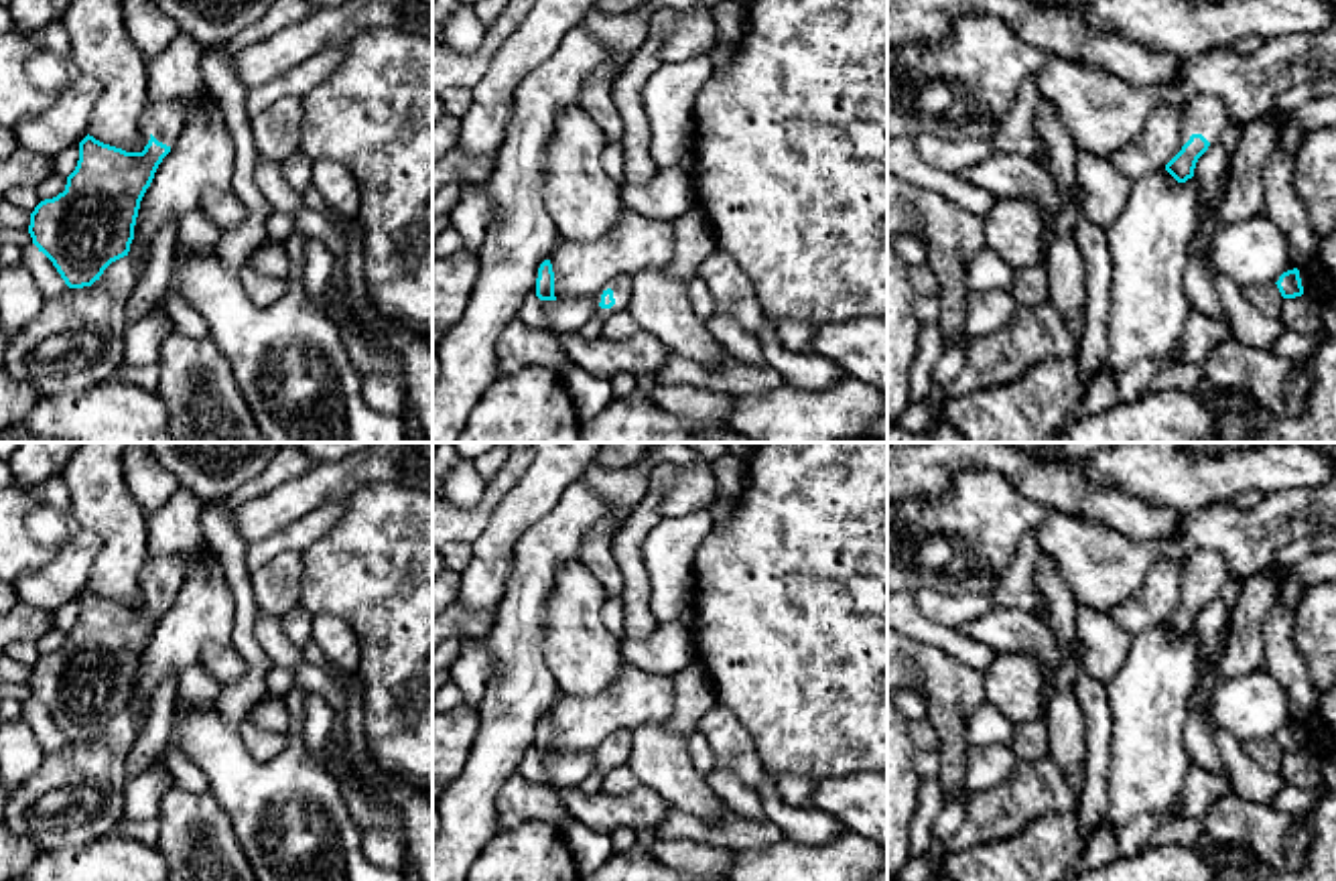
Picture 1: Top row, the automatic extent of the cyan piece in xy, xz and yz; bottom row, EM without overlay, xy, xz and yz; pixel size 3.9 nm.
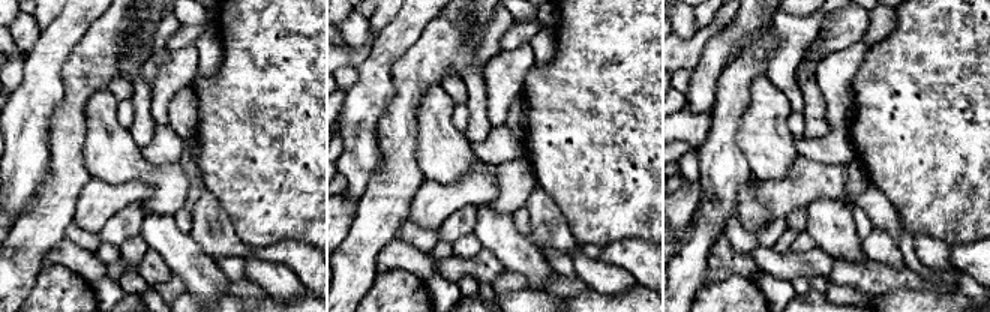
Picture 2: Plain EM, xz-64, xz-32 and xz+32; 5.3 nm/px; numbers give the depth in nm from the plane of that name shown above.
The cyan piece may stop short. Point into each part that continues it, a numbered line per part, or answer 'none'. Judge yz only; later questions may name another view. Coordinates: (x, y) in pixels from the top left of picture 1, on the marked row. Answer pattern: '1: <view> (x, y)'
1: yz (1205, 114)

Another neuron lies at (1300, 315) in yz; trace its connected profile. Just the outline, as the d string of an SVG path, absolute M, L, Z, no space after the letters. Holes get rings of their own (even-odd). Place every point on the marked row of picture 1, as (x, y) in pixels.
M1301 296L1283 298L1281 302L1281 319L1283 327L1293 333L1304 333L1320 341L1324 337L1320 304Z

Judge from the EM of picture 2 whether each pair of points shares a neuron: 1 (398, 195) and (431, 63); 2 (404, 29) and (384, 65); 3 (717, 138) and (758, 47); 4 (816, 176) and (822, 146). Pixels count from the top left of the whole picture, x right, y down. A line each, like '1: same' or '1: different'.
1: same
2: same
3: same
4: different

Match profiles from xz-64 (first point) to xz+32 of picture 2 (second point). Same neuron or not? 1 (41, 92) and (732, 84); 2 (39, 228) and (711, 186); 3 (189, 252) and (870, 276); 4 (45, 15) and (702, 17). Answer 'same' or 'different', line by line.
1: different
2: same
3: different
4: different

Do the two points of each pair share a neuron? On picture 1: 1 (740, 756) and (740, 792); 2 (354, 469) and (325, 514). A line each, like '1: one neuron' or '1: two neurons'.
1: two neurons
2: two neurons

